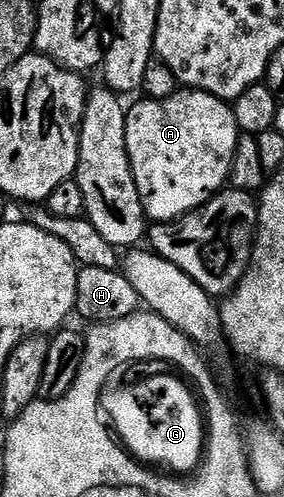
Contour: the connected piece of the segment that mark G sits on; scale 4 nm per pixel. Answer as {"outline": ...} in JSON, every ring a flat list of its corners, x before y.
{"outline":[[173,376,153,377,149,382,149,398,146,396,143,389,131,386,107,390,100,397,100,407,124,447,136,459,159,462,181,474,192,473,200,465,205,446,200,405,198,408,190,390]]}

